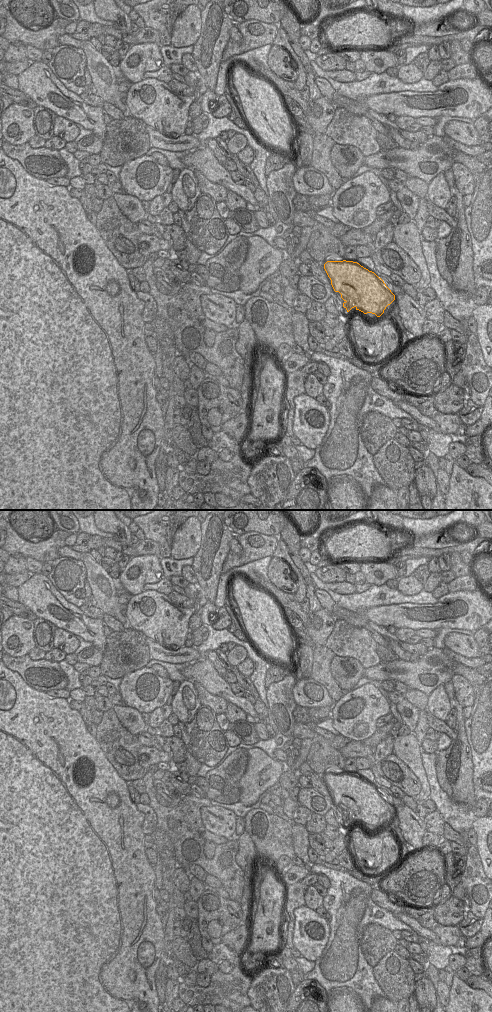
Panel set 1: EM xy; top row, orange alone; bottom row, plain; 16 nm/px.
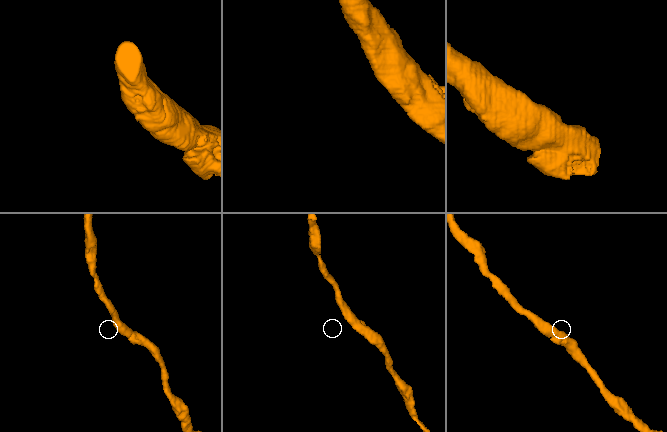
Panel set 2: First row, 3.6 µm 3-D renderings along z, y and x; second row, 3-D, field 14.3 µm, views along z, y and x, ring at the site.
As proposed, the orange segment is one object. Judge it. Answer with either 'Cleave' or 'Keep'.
Cleave

